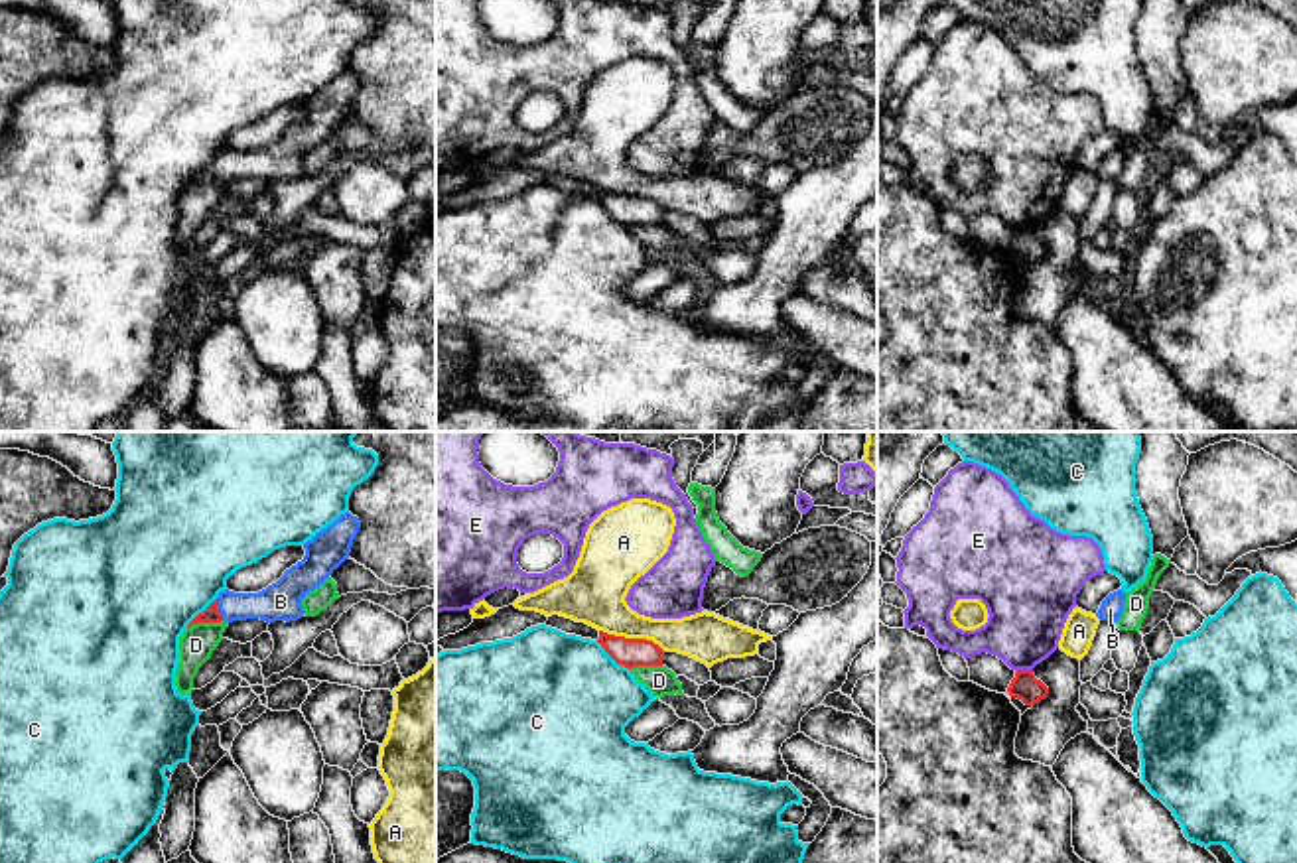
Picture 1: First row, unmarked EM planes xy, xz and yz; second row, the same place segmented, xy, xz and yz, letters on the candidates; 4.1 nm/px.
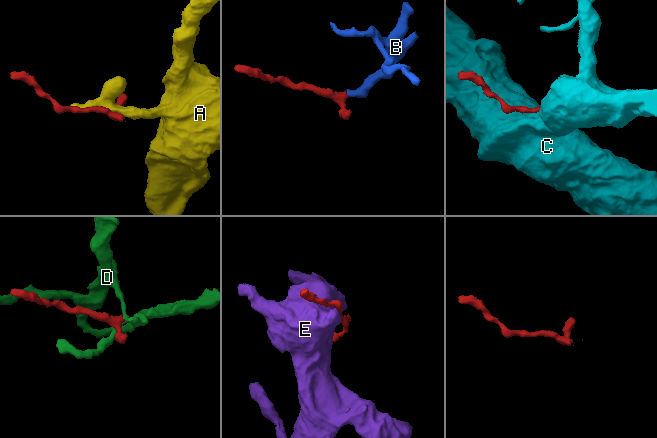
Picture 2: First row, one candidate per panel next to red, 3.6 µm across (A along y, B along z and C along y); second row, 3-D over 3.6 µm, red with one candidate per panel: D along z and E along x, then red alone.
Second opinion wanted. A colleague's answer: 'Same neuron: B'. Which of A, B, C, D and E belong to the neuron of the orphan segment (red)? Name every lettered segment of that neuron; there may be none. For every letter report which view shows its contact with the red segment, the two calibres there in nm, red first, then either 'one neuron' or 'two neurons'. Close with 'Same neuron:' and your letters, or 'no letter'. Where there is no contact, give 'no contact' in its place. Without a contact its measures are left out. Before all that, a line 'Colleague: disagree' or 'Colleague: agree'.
Colleague: agree
A: xz | 120/260 nm | two neurons
B: xy | 70/150 nm | one neuron
C: xz | 120/500 nm | two neurons
D: xy | 70/140 nm | two neurons
E: yz | 110/320 nm | two neurons
Same neuron: B

